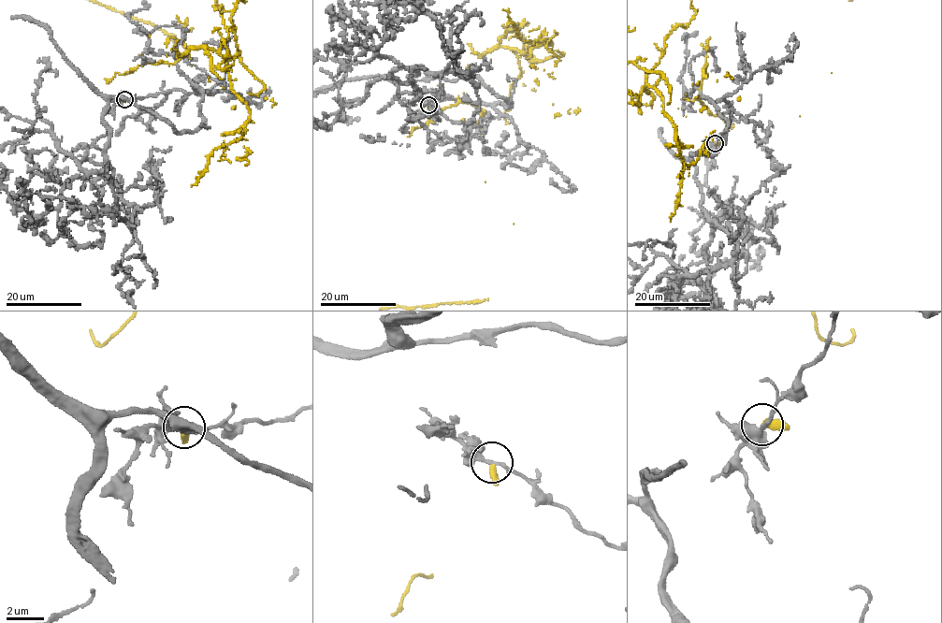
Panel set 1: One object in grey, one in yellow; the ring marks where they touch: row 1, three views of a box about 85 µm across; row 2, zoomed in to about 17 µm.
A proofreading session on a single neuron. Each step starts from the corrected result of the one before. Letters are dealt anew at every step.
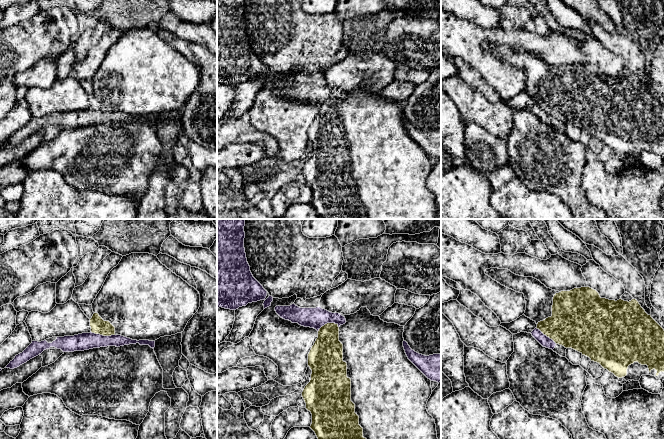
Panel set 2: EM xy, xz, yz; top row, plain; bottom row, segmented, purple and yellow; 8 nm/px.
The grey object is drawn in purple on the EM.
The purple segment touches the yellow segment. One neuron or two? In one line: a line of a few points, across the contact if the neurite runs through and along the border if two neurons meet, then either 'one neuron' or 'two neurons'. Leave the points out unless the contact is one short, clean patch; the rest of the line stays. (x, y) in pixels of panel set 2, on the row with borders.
line xy (91, 331), (97, 334), (114, 335); two neurons

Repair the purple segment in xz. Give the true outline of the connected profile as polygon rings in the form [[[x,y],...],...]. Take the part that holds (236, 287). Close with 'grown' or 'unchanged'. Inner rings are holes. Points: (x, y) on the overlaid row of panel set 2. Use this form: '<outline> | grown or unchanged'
[[[217,219],[217,308],[236,310],[248,303],[265,300],[267,291],[253,277],[244,248],[245,219]]] | unchanged

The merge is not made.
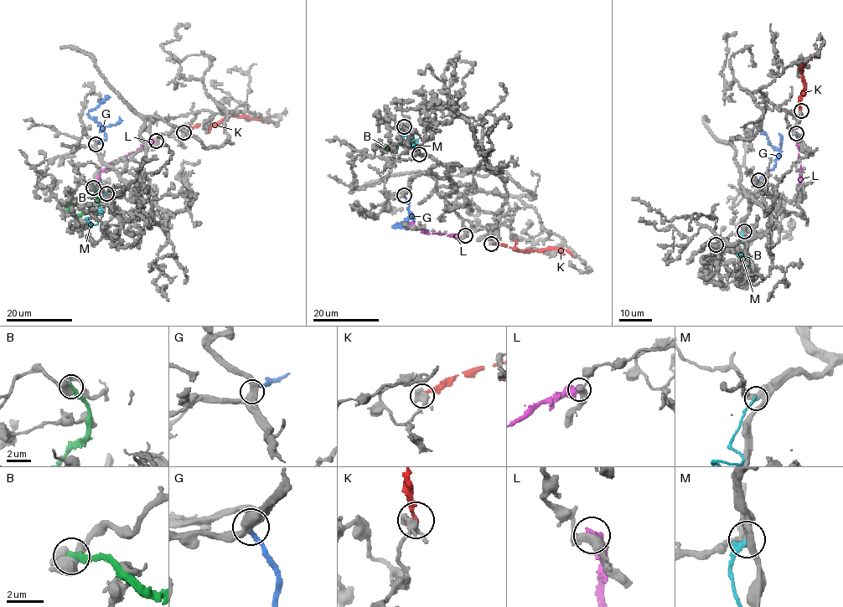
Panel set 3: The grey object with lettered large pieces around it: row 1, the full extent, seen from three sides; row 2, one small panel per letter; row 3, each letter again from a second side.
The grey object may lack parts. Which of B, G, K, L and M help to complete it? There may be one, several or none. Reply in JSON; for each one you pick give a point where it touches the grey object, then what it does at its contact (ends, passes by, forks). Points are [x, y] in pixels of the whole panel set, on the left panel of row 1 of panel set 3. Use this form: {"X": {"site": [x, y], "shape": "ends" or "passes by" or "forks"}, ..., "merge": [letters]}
{"G": {"site": [95, 144], "shape": "ends"}, "merge": ["G"]}

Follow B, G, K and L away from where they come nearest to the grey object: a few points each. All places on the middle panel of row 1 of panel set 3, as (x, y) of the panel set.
B: (405, 126), (410, 131), (411, 137), (395, 146), (383, 146)
G: (403, 195), (413, 220), (404, 228), (393, 226), (404, 222), (410, 216)
K: (491, 244), (524, 251), (563, 249), (577, 256)
L: (465, 235), (427, 233), (414, 227), (413, 224)

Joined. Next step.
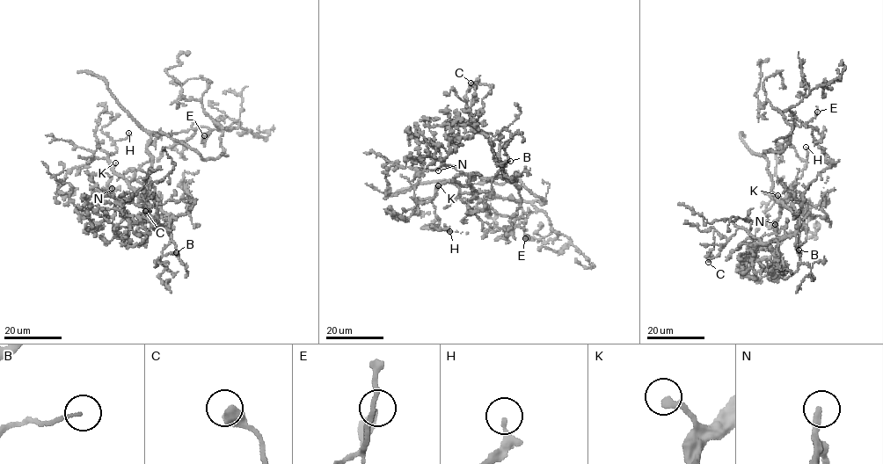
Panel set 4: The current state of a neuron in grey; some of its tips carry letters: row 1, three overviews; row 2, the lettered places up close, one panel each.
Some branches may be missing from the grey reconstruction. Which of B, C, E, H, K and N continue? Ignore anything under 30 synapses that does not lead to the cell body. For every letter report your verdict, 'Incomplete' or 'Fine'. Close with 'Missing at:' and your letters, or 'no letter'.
B: Incomplete
C: Fine
E: Fine
H: Fine
K: Incomplete
N: Incomplete
Missing at: B, K, N

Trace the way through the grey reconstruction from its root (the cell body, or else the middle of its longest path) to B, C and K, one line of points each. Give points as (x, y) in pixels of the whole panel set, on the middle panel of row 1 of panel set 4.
B: (468, 184), (473, 172), (487, 179), (502, 177), (503, 164), (498, 162), (510, 161)
C: (468, 184), (473, 172), (487, 179), (502, 177), (503, 172), (489, 138), (470, 119), (475, 90), (470, 83)
K: (468, 184), (468, 179), (473, 179), (473, 174), (476, 173), (459, 174), (438, 185)

